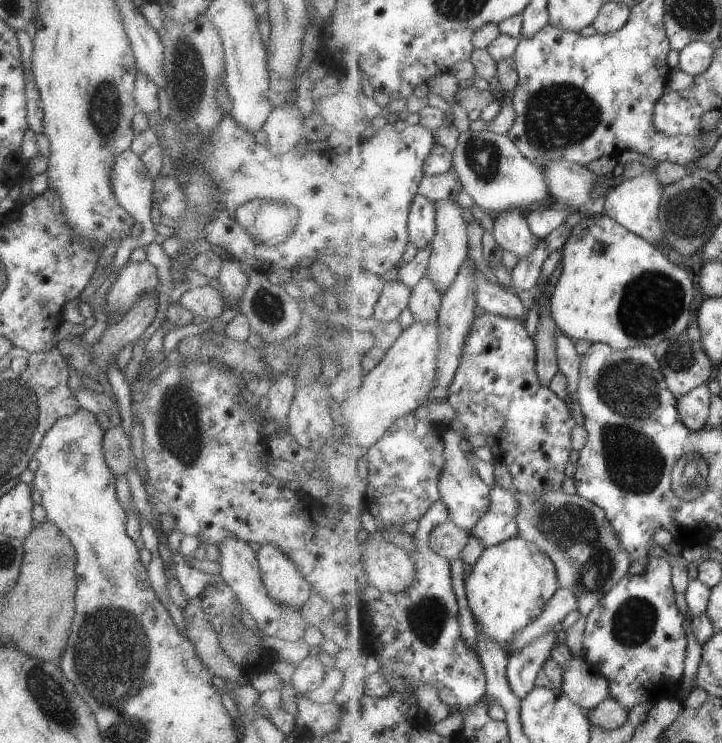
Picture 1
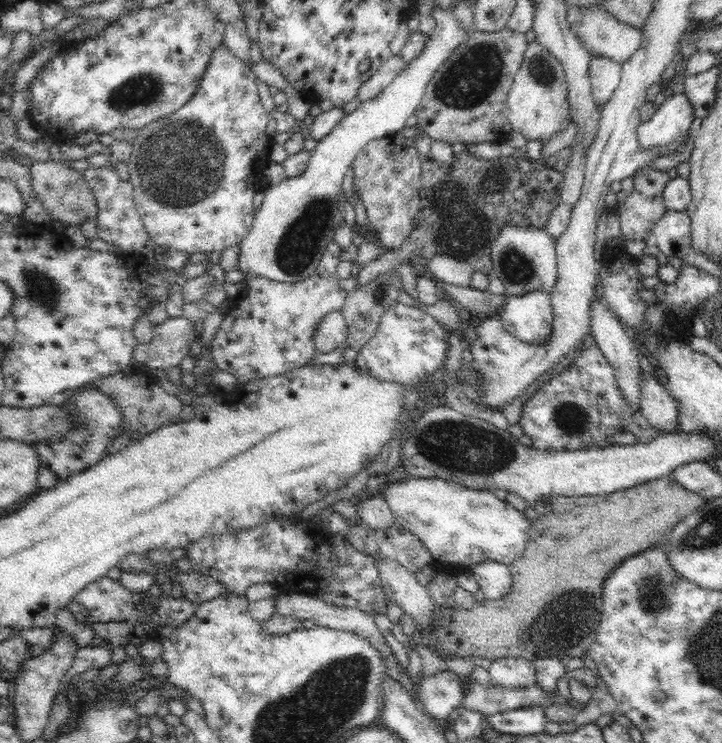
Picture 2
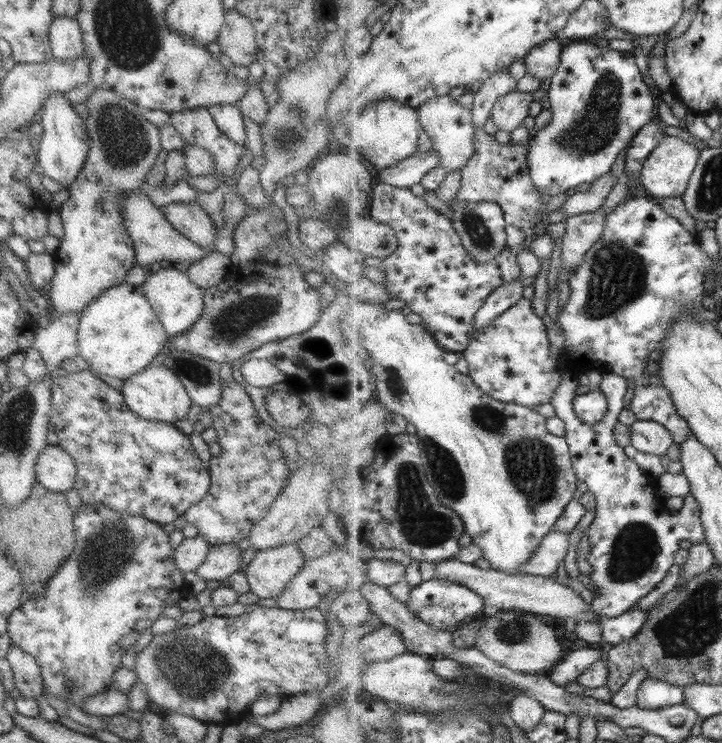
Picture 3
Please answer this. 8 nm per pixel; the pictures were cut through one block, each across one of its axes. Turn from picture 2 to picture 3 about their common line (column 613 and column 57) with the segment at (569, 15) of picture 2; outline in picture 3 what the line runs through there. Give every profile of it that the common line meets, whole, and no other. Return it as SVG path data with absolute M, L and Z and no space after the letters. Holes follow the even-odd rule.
M54 16L48 42L52 59L58 62L70 62L84 55L82 32L75 17Z

